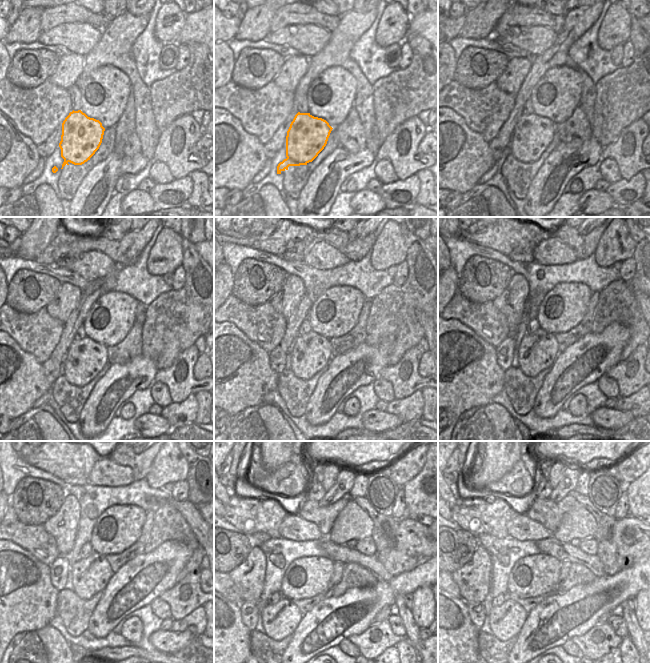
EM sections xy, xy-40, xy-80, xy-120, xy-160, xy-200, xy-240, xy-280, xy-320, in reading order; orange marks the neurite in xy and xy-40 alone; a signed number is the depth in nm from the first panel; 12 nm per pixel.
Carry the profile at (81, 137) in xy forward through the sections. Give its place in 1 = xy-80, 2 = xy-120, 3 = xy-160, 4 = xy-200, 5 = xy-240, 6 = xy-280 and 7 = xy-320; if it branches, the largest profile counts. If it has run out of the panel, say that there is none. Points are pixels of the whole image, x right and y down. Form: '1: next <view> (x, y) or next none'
1: next xy-80 (532, 135)
2: next xy-120 (84, 360)
3: next xy-160 (303, 353)
4: next xy-200 (542, 355)
5: next xy-240 (69, 601)
6: next xy-280 (279, 620)
7: next xy-320 (506, 621)

